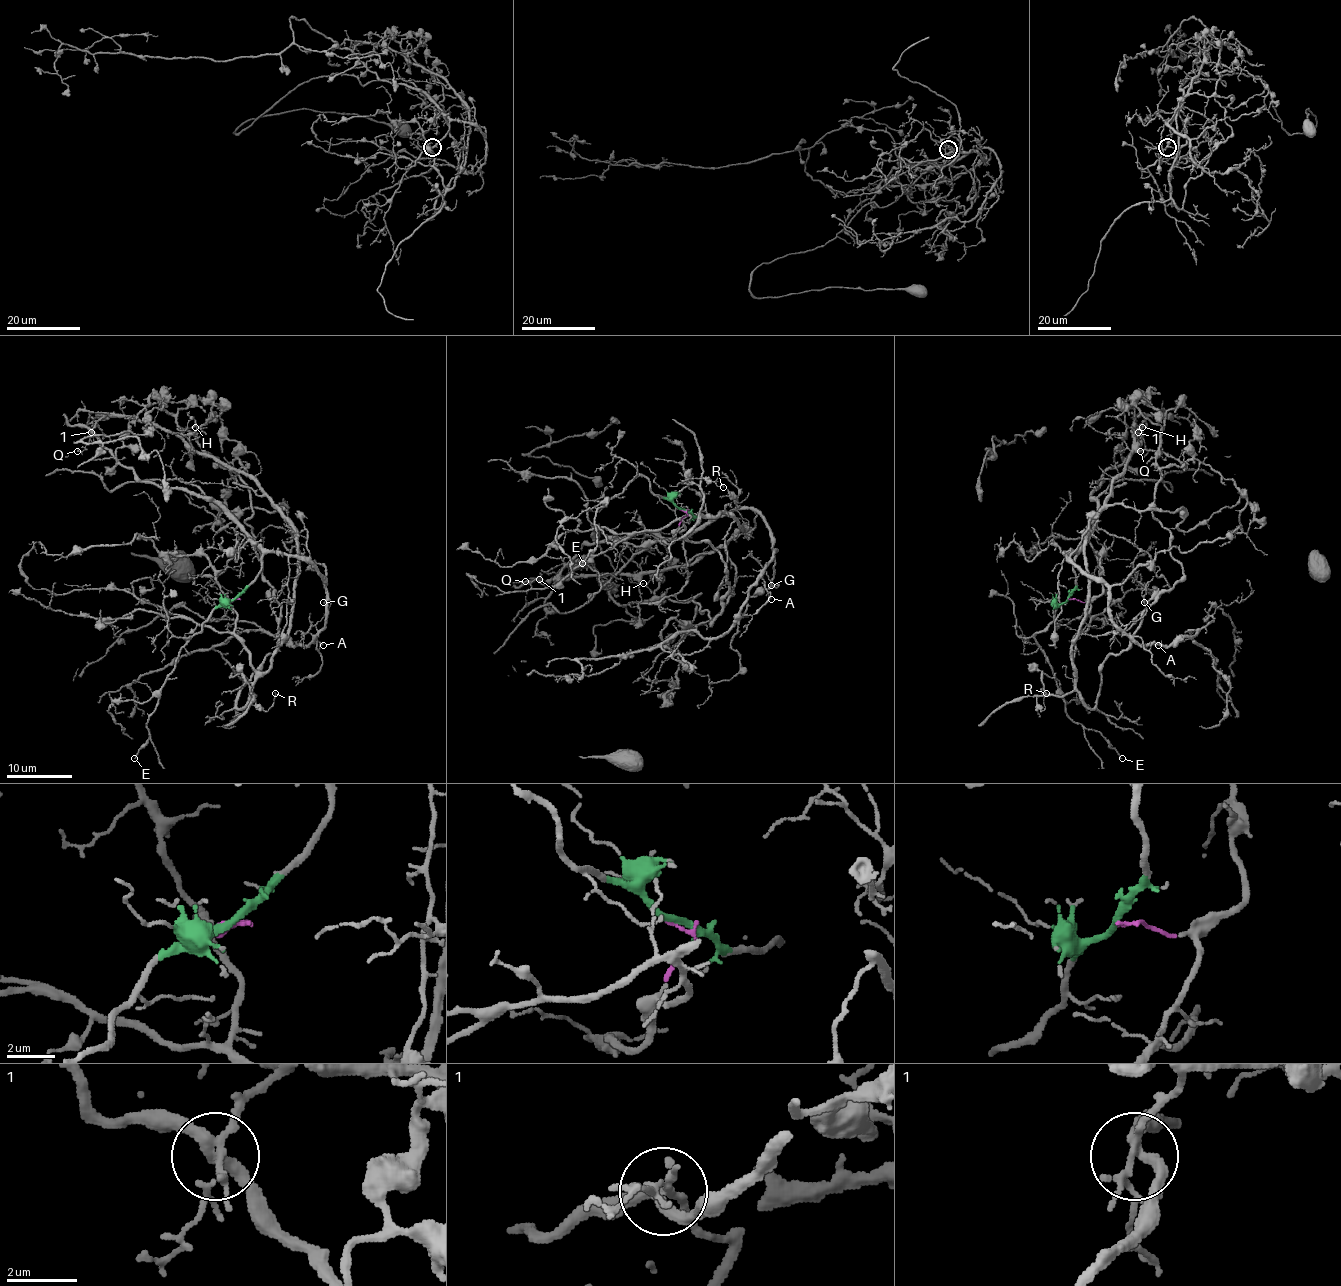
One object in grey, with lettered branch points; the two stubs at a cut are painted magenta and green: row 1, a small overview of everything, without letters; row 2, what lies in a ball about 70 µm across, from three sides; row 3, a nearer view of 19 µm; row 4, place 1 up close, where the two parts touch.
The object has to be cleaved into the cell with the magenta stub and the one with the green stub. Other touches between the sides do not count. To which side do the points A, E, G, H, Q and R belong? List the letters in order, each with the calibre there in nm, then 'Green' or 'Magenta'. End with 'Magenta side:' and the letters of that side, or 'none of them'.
A: Thickness 80 nm. Green
E: Thickness 130 nm. Green
G: Thickness 140 nm. Green
H: Thickness 130 nm. Magenta
Q: Thickness 170 nm. Magenta
R: Thickness 100 nm. Magenta
Magenta side: H, Q, R

